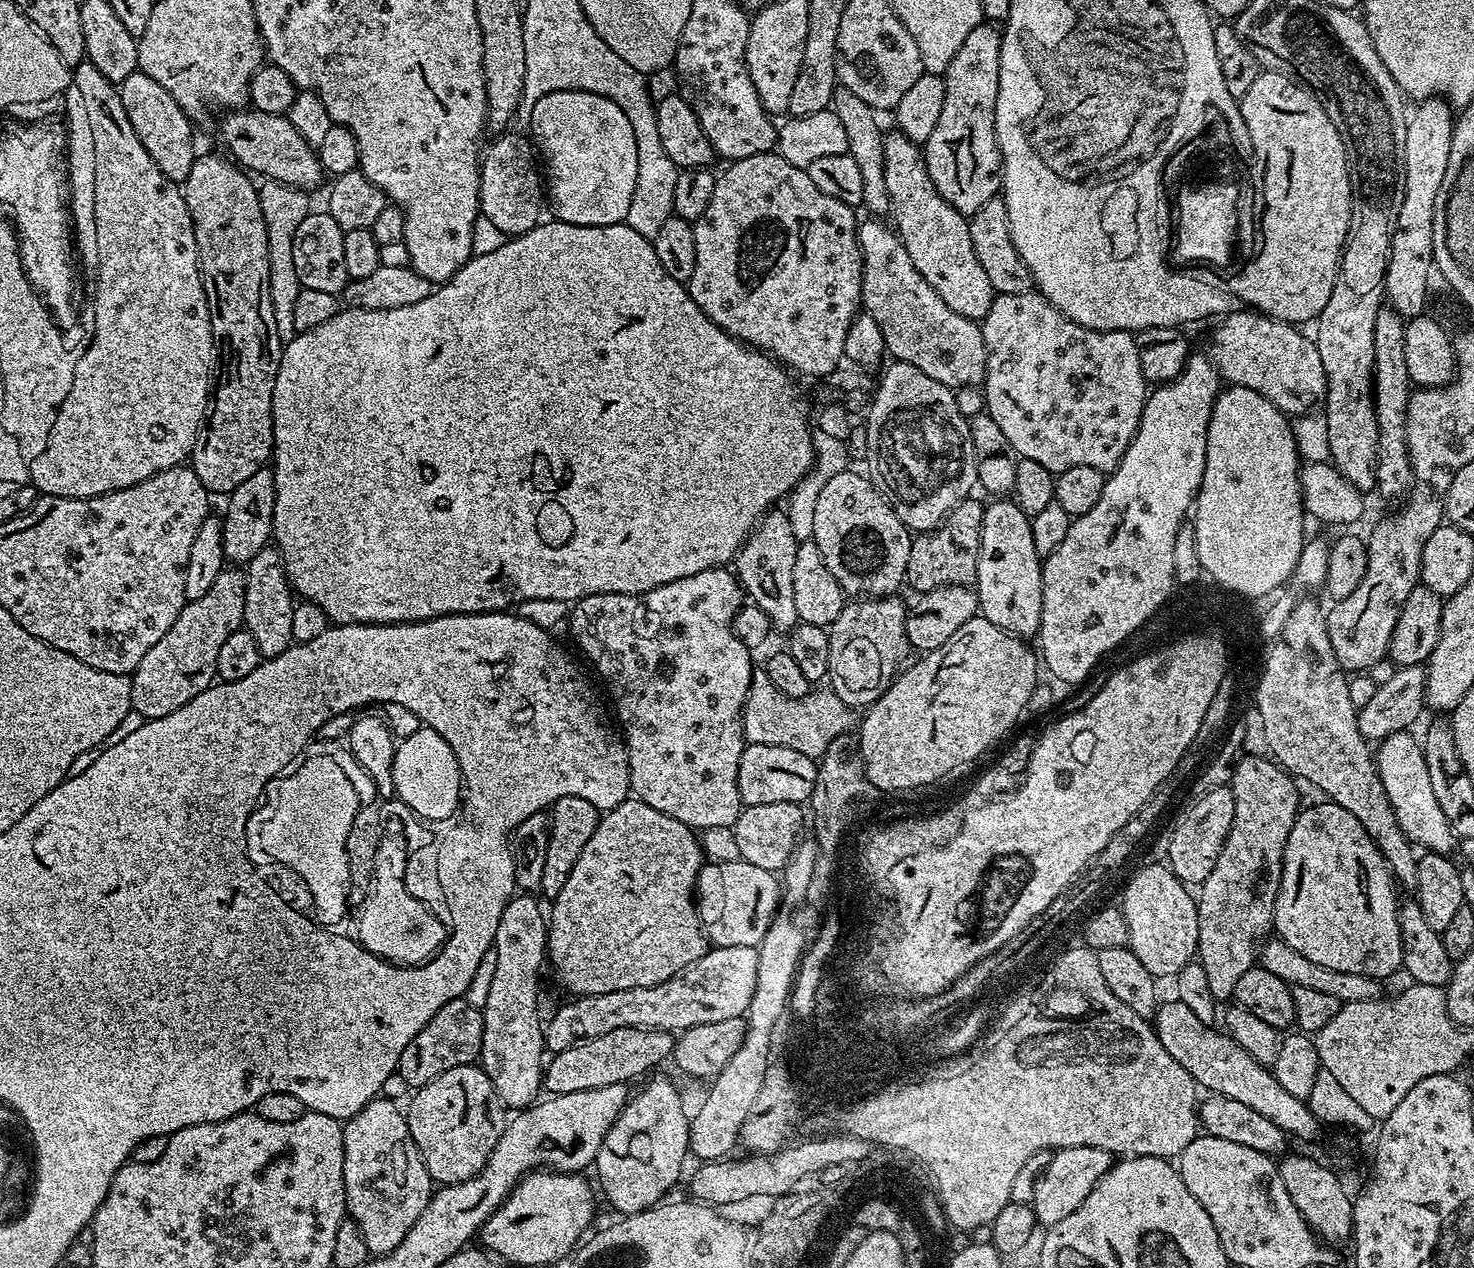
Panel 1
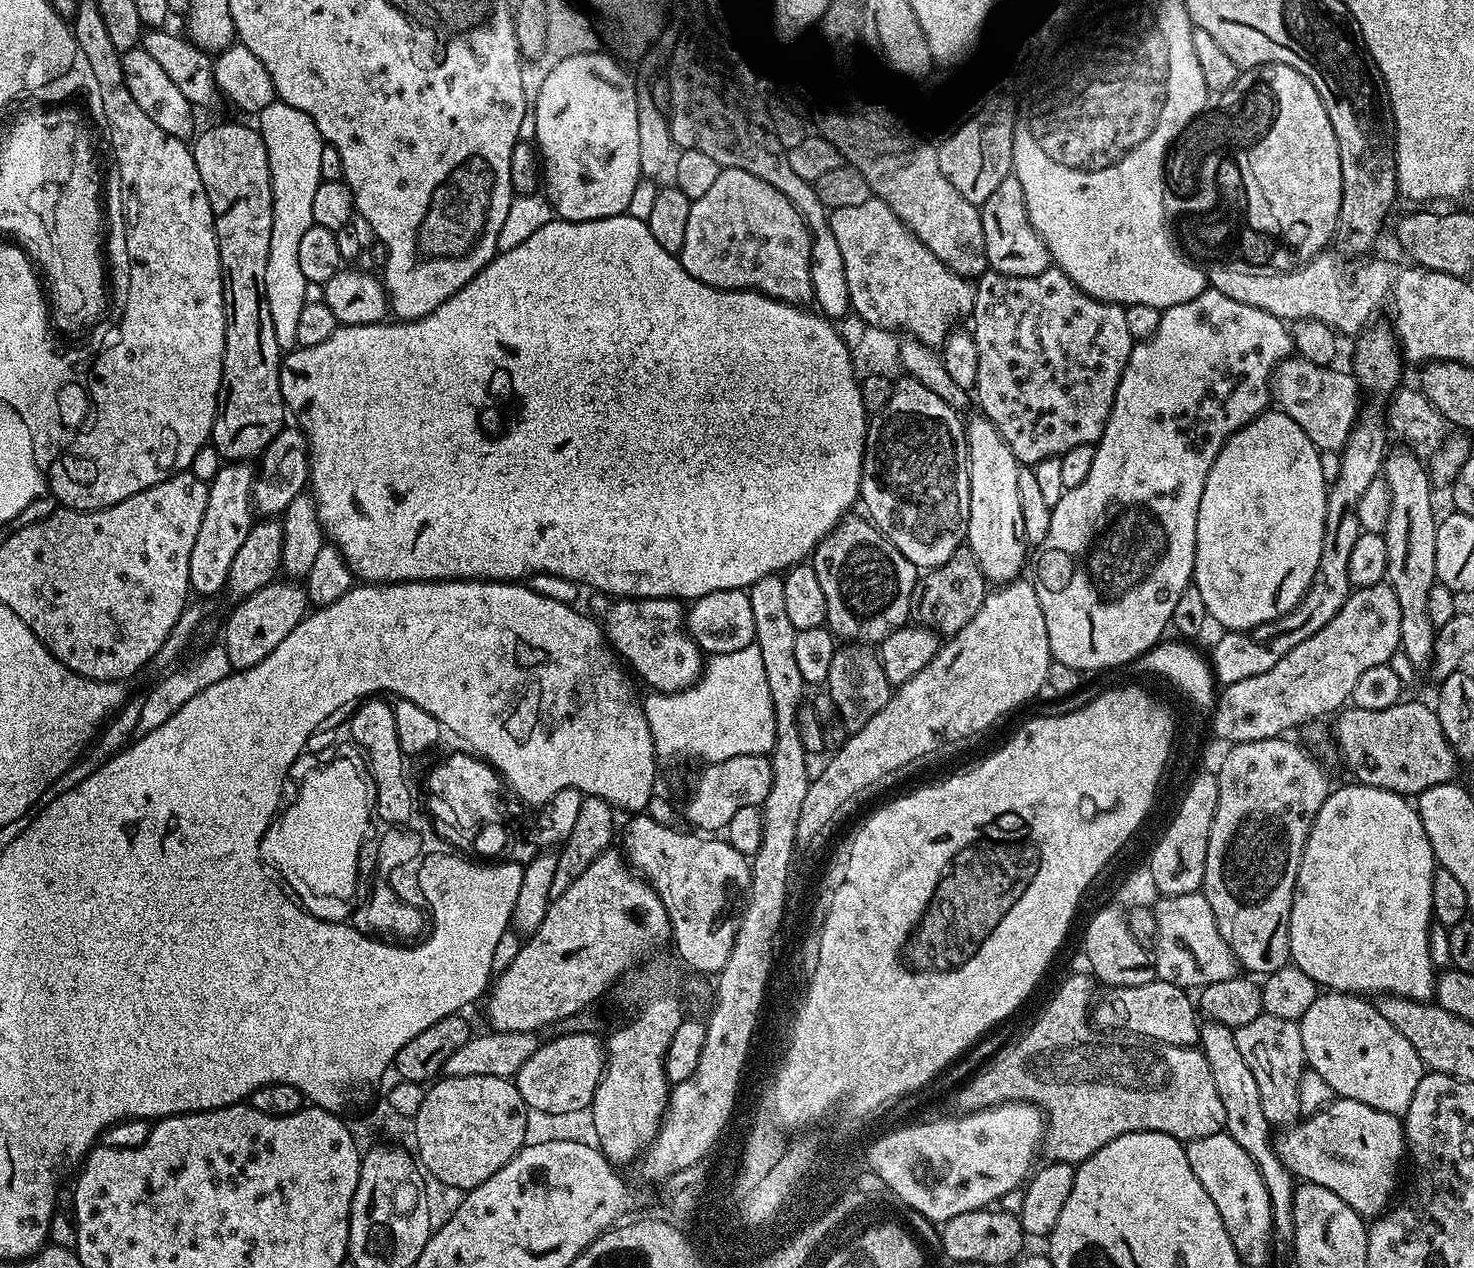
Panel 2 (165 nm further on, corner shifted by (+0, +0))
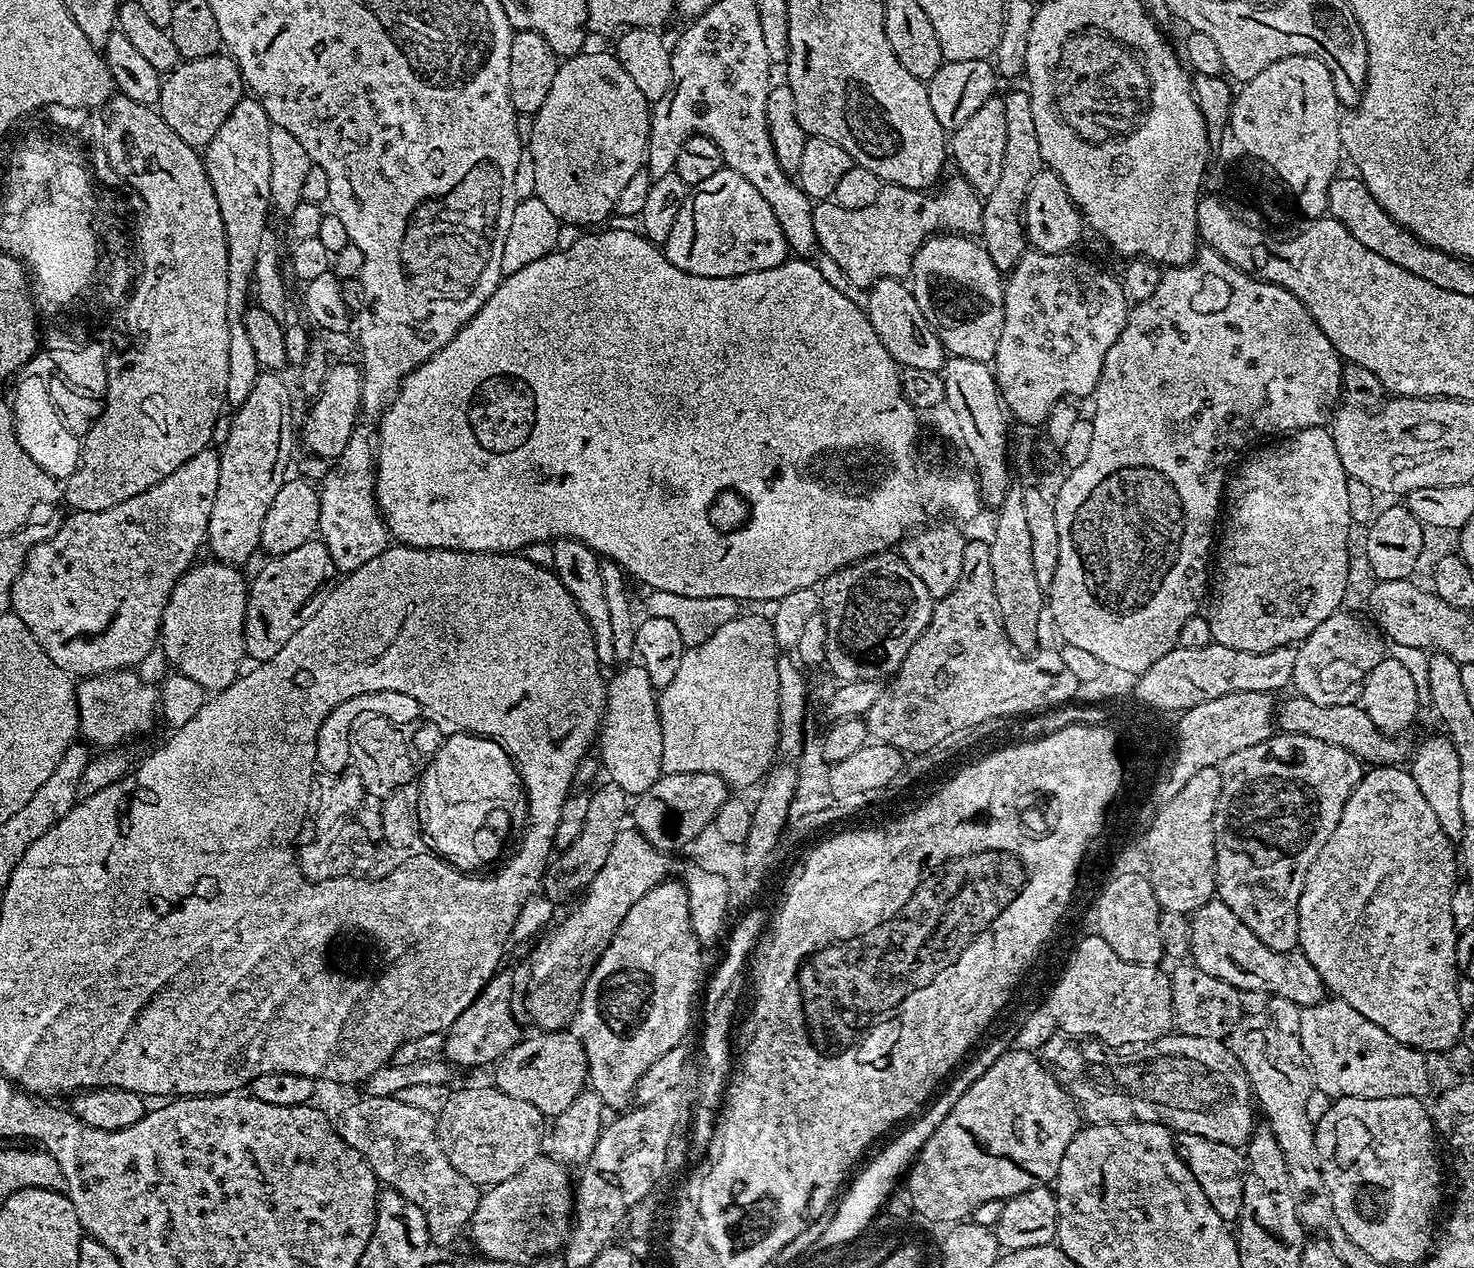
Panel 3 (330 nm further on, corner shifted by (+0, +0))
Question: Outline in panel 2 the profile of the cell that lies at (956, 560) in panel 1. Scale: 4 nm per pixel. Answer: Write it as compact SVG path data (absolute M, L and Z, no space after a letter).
M961 550L925 576L928 577L925 580L923 577L914 600L915 619L917 616L920 619L917 621L923 627L932 629L941 637L950 638L958 630L962 630L962 626L966 626L966 622L970 622L970 618L974 618L974 614L978 614L982 606L986 595L986 581L982 570L971 552Z

